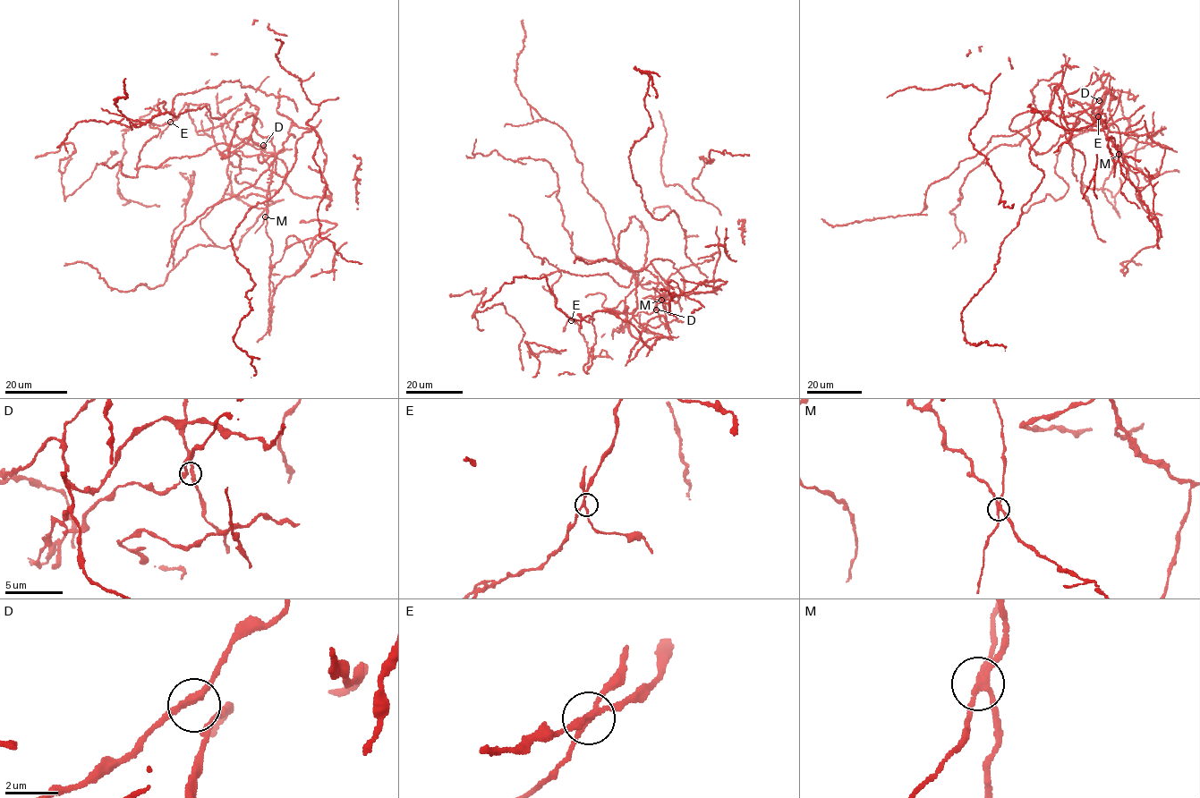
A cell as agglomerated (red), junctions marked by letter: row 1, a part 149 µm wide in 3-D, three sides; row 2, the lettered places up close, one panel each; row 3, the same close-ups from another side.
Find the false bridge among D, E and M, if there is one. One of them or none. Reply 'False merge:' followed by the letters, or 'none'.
False merge: M

